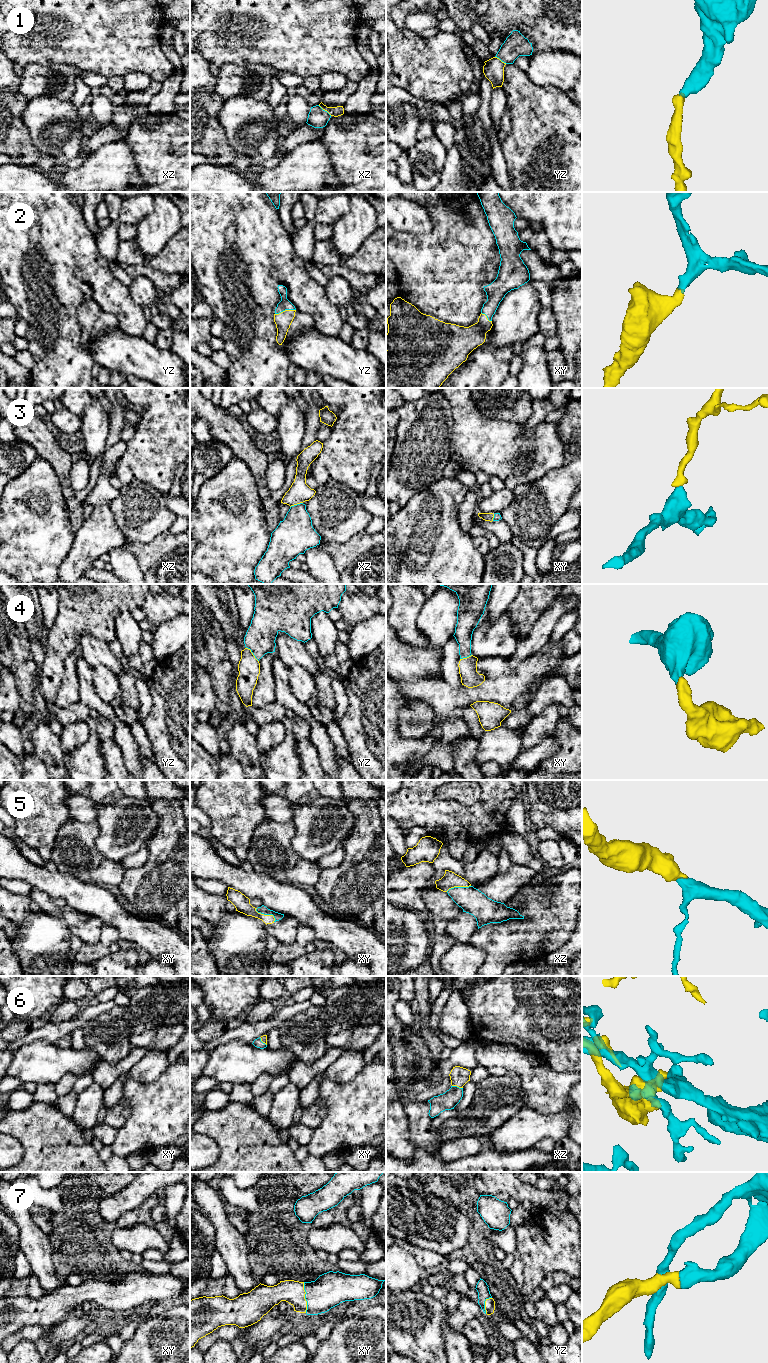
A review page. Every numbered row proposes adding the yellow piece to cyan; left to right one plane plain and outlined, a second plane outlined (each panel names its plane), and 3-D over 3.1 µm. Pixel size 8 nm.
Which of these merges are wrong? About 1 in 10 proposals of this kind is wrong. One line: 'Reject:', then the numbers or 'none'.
Reject: none

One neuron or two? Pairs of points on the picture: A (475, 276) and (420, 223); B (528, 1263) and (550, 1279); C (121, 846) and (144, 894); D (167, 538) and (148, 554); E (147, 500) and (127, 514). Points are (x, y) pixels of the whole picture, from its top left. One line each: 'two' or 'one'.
A: two
B: two
C: two
D: one
E: one

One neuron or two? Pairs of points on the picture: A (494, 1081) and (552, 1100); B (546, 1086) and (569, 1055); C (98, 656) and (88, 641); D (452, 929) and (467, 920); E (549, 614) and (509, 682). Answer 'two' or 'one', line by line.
A: two
B: two
C: one
D: one
E: two

